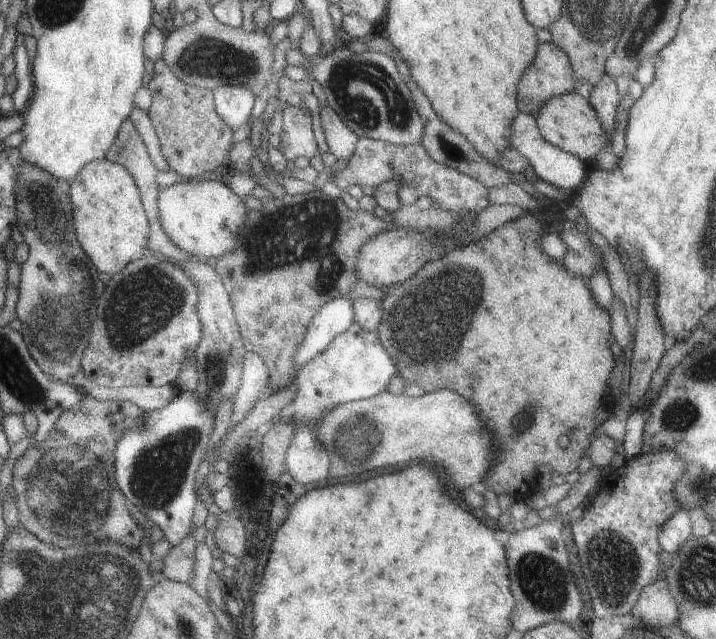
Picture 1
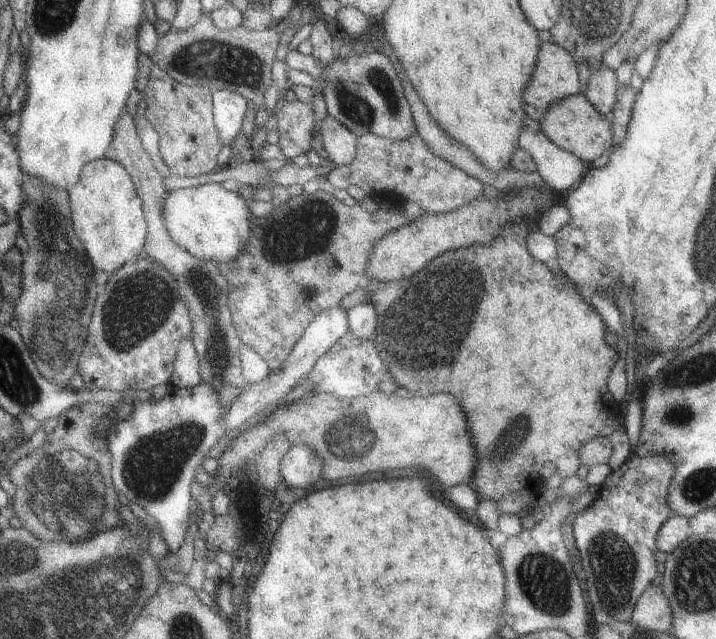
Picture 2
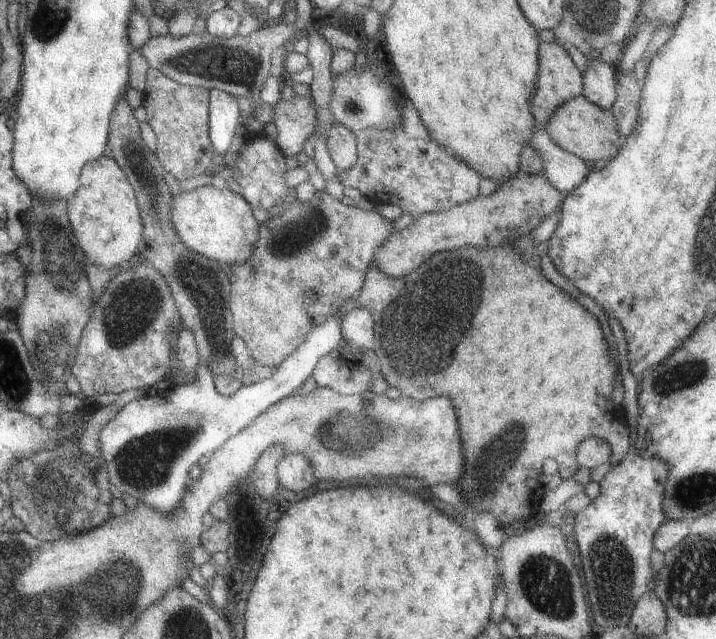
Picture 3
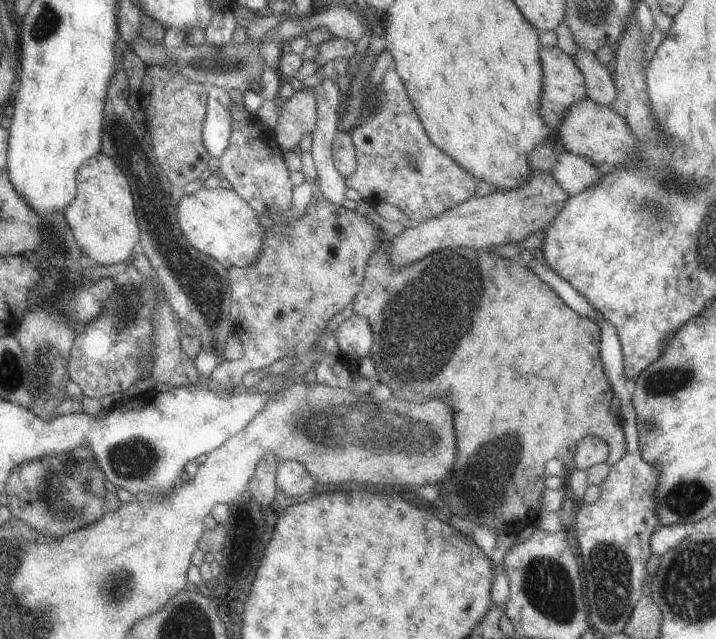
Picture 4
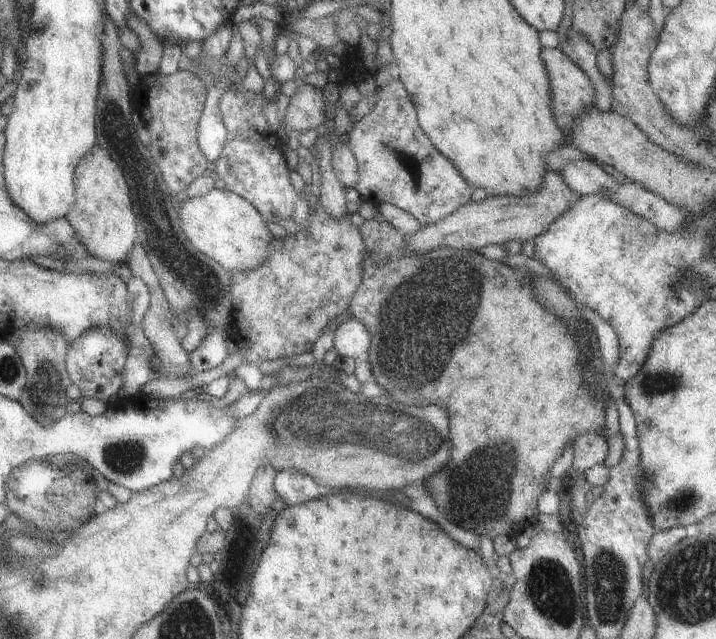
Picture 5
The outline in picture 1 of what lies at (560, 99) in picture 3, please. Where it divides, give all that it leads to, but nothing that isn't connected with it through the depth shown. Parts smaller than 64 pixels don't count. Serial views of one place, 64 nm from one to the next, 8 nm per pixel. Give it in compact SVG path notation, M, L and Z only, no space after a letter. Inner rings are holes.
M551 41L539 43L536 48L536 55L533 62L524 70L521 82L517 89L517 106L521 113L536 117L539 114L540 106L548 98L556 97L565 93L572 93L574 84L574 72L569 57L556 44Z

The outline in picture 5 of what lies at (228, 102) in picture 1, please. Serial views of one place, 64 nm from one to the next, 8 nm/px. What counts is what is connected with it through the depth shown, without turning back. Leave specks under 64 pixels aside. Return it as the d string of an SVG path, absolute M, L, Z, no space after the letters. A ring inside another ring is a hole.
M219 82L219 88L215 83L207 89L204 107L198 120L197 144L209 162L214 162L218 157L226 137L226 128L218 109L218 98L223 92L221 86L223 84Z

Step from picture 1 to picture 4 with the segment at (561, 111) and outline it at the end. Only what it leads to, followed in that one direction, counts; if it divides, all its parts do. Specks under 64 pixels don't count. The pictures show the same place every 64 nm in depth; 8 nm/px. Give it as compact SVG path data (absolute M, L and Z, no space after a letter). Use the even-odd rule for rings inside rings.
M587 98L568 108L554 132L554 140L559 141L565 151L581 155L591 163L606 162L611 167L621 164L625 166L636 156L634 147L638 141L633 137L625 119L609 107L598 105Z

